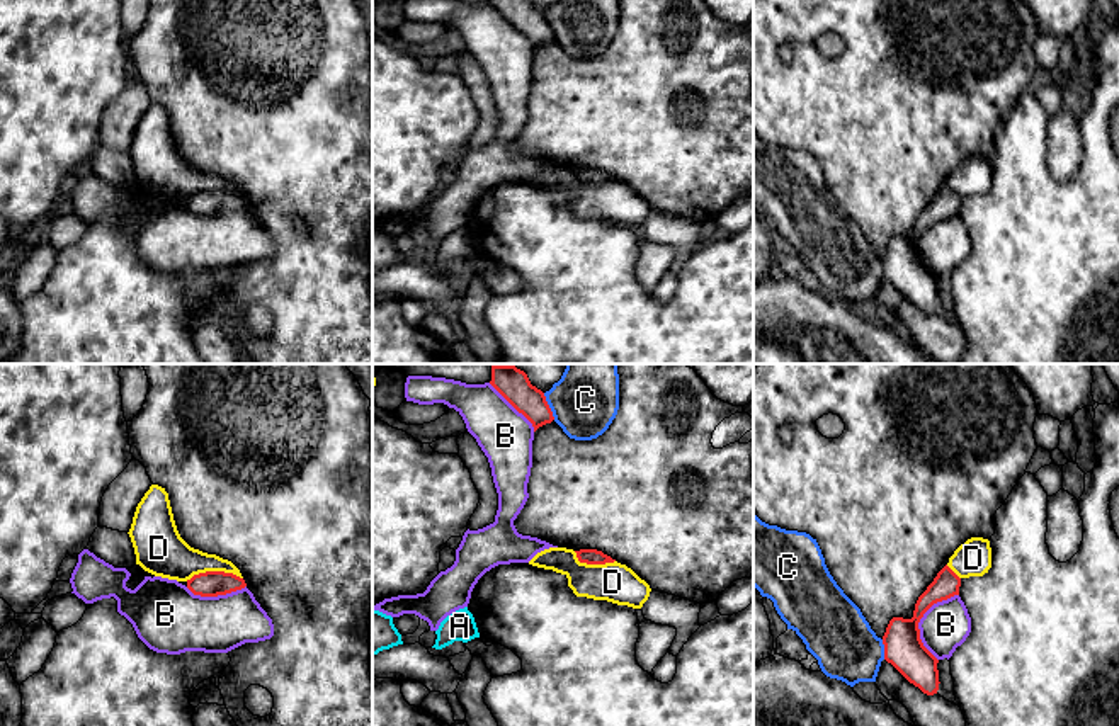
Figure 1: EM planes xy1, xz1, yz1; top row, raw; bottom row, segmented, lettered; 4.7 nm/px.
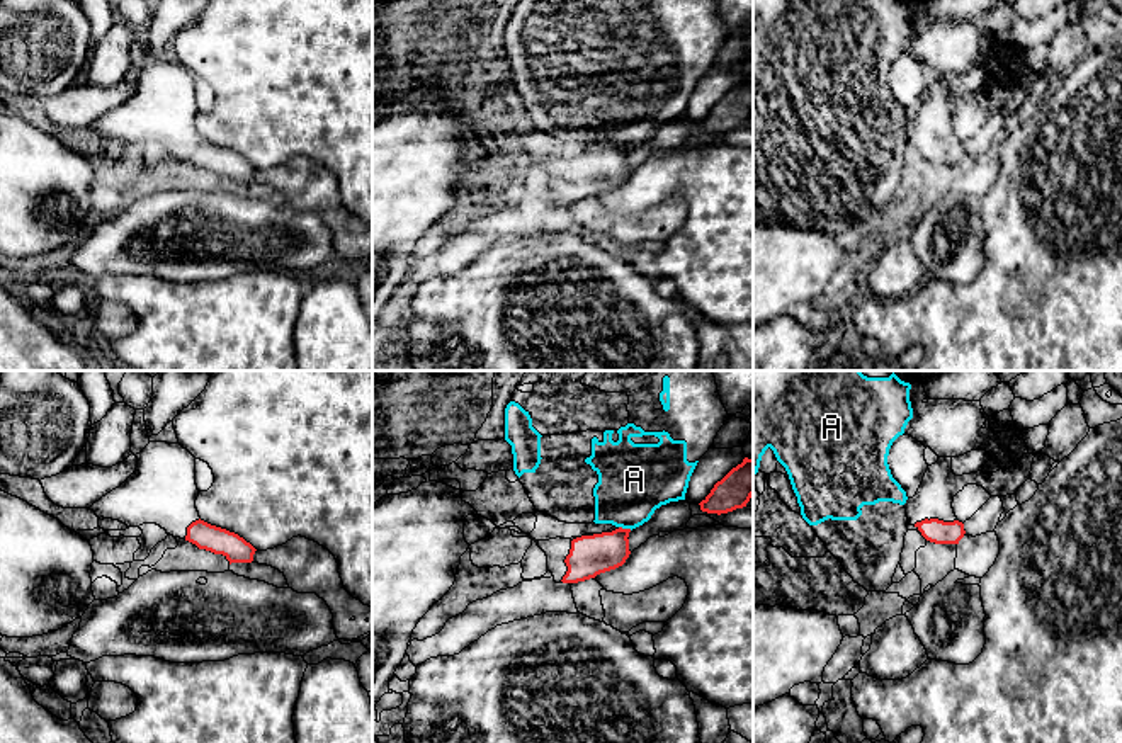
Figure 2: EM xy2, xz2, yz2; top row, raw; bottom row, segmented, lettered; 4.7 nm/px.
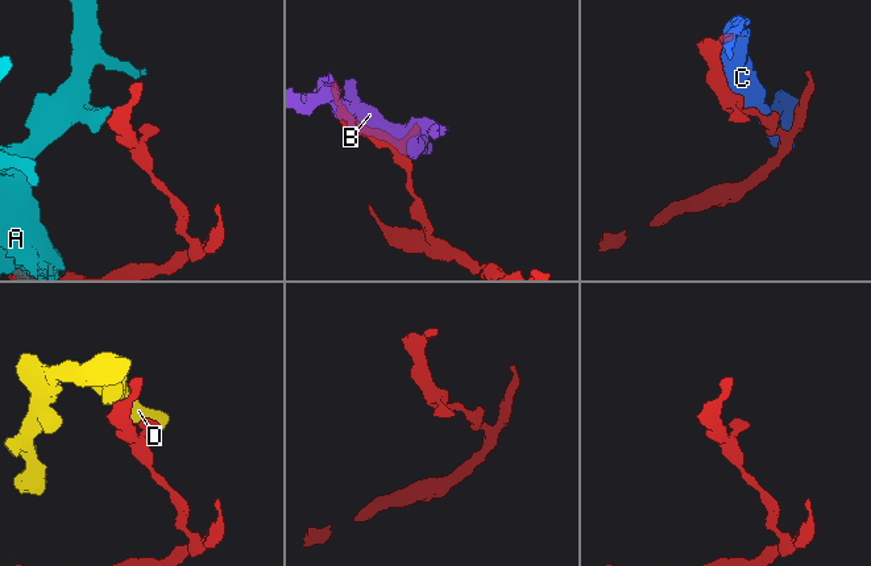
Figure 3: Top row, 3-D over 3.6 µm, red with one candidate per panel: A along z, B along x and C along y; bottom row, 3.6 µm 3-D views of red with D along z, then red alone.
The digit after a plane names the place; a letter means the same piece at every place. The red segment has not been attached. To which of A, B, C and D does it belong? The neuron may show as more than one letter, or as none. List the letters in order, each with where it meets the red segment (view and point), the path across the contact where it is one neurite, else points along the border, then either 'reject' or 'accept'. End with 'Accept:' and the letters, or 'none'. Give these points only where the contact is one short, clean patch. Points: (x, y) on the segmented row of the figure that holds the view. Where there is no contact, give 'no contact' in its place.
A: xz2 (626, 529) | reject
B: yz1 (919, 621) | reject
C: xz1 (548, 407) | reject
D: xy1 (213, 572) | along xy1 (242, 577), (232, 572), (199, 572), (186, 580) | reject
Accept: none

